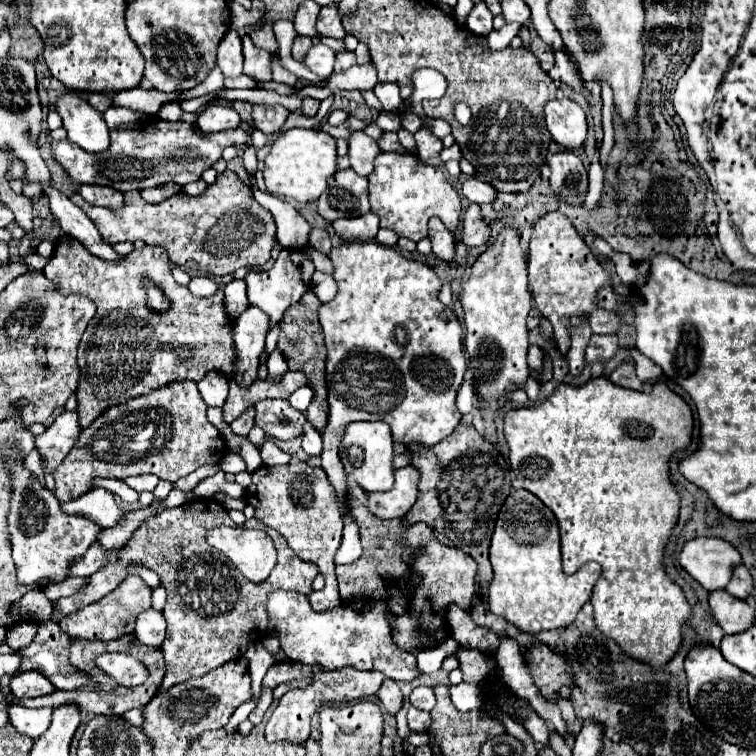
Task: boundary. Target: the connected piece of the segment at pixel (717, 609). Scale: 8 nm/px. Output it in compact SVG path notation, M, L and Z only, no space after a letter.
M726 590L710 592L708 604L724 634L738 634L754 624L754 608L740 598L734 598Z

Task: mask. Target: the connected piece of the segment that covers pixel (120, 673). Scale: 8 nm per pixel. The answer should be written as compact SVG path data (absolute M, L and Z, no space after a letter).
M102 654L100 658L96 658L96 666L104 674L114 678L120 686L138 686L148 678L148 668L130 654Z

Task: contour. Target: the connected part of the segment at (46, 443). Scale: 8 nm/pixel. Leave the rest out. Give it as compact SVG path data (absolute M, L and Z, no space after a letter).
M64 410L54 424L46 428L42 436L36 438L36 448L46 458L46 470L52 472L64 460L64 456L72 450L76 438L80 434L78 414Z

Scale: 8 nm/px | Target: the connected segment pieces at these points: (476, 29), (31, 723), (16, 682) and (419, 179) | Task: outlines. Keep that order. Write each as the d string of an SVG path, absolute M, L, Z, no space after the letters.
M480 2L480 4L476 4L474 8L472 8L472 12L468 14L468 18L466 18L466 26L468 26L468 30L472 32L472 34L476 34L476 36L486 36L486 34L490 34L492 32L492 12L488 10L488 6L484 4L484 2Z
M10 706L8 708L8 718L20 734L28 734L32 738L42 736L52 720L52 710L50 708L24 708L24 706Z
M30 670L24 674L16 674L10 682L10 694L18 698L36 698L36 696L46 696L52 694L56 688L44 678L40 672Z
M380 152L374 160L374 172L370 180L370 210L380 216L380 226L394 230L398 236L410 238L414 242L422 240L428 230L428 220L438 216L448 230L456 230L460 224L460 196L448 184L442 170L428 166L422 160L400 154L400 152Z

